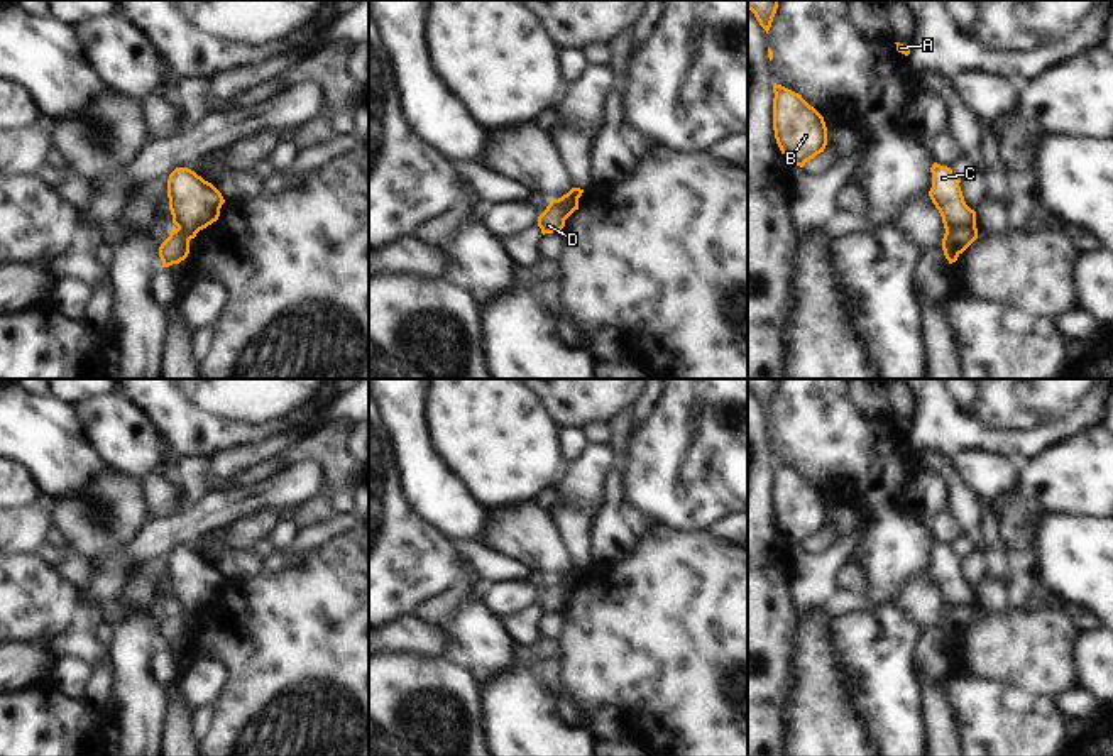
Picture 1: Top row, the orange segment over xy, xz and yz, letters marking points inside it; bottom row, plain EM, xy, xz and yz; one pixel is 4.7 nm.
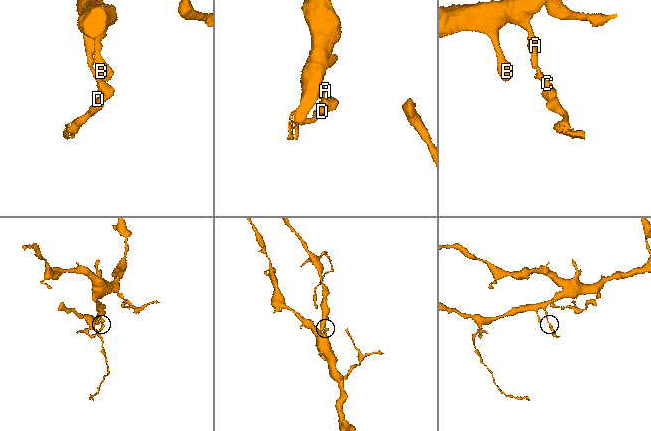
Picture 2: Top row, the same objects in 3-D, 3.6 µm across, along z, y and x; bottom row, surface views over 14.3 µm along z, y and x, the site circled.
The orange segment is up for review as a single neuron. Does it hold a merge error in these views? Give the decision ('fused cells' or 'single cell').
fused cells

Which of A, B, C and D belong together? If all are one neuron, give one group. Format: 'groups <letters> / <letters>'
groups A B C / D

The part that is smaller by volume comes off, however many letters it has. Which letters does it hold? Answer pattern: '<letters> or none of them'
D

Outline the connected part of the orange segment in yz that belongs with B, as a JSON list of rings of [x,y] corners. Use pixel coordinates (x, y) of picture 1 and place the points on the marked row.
[[[773,85],[773,130],[781,154],[792,164],[803,167],[807,161],[824,152],[827,127],[824,117],[802,95]]]

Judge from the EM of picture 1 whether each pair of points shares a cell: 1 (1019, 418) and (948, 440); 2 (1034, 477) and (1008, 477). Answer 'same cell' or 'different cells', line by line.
1: same cell
2: different cells

